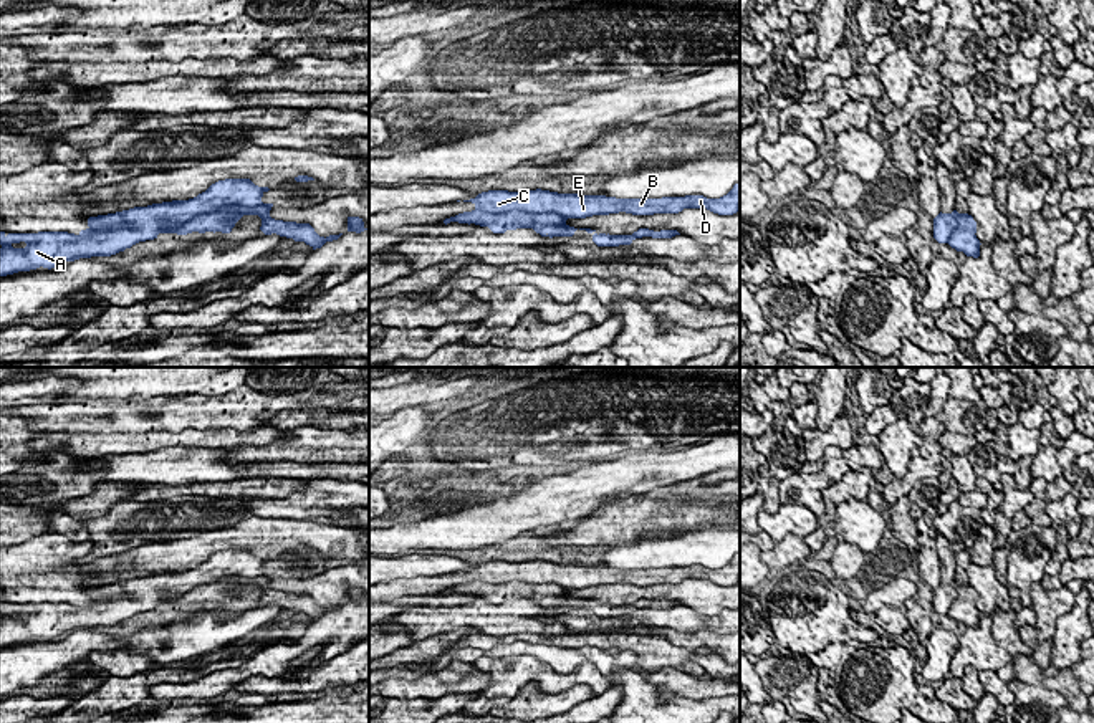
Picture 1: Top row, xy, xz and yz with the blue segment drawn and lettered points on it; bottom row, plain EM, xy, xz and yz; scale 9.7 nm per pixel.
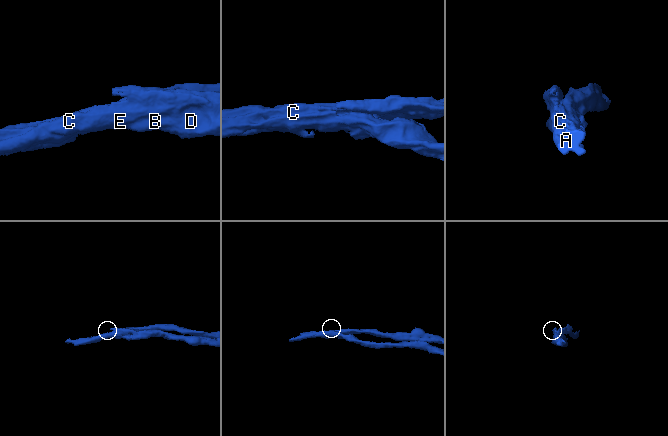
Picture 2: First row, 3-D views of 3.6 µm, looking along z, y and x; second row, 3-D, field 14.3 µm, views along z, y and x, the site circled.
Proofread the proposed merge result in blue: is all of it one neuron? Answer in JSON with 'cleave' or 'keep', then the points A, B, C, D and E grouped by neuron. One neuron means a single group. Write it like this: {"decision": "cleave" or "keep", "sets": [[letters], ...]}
{"decision": "cleave", "sets": [["A"], ["B", "C", "D", "E"]]}

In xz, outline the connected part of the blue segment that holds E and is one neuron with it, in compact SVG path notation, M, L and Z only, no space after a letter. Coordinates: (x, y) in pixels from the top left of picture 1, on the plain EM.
M740 554L720 569L707 569L703 566L685 566L685 567L662 567L662 569L616 569L606 566L578 566L578 564L558 564L549 561L526 561L526 563L508 563L508 561L488 561L478 564L475 569L463 571L472 572L475 579L488 584L501 584L510 581L523 581L531 584L554 582L566 589L586 589L593 586L609 584L632 584L632 586L654 586L654 584L679 584L684 579L707 579L718 586L733 586L740 581Z

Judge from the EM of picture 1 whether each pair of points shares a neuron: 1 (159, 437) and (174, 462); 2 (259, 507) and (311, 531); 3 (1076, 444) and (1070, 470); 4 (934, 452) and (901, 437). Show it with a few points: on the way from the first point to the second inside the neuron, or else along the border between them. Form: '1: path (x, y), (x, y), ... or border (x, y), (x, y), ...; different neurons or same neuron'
1: border (206, 449), (167, 445), (128, 454); different neurons
2: border (252, 513), (278, 518), (308, 518), (318, 523); different neurons
3: path (1071, 450), (1070, 464); same neuron
4: border (919, 455), (940, 465); different neurons

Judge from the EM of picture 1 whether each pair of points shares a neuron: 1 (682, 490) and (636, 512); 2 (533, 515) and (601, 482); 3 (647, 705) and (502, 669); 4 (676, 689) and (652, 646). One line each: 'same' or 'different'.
1: same
2: same
3: same
4: different

